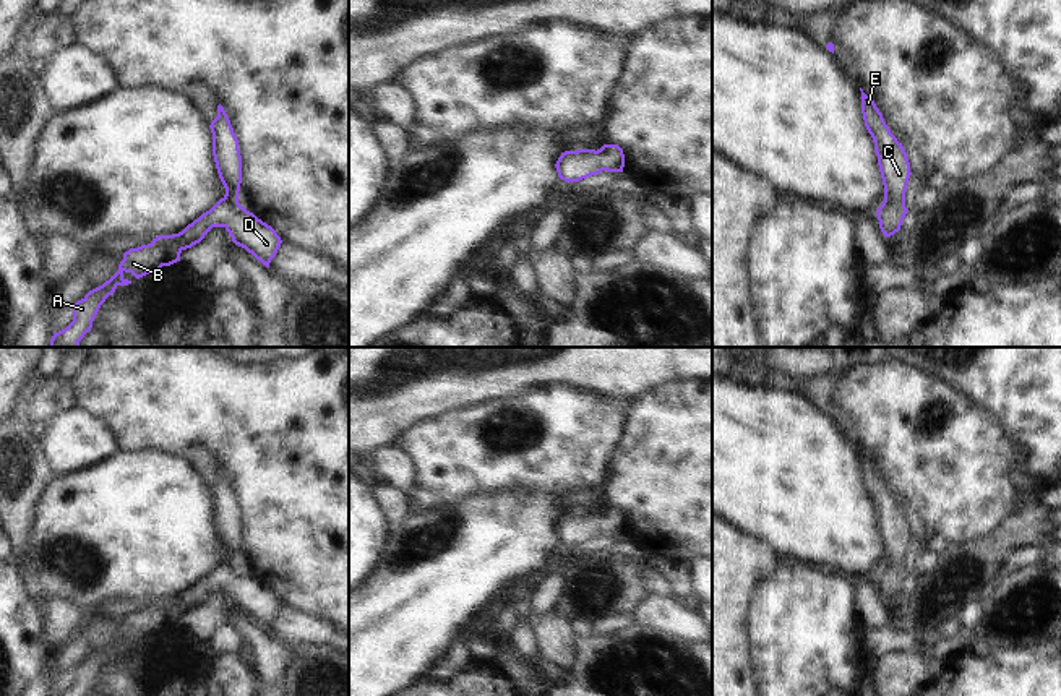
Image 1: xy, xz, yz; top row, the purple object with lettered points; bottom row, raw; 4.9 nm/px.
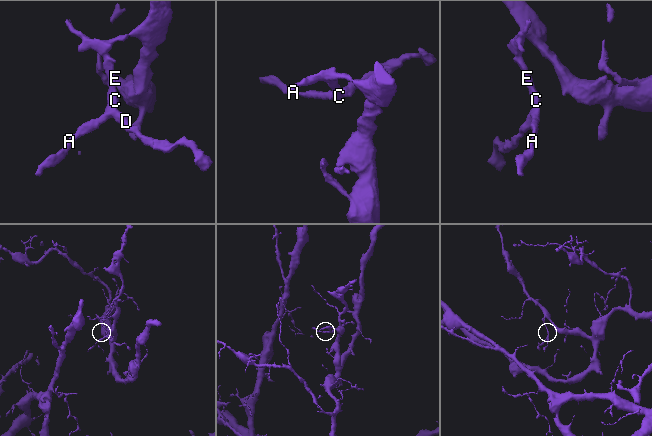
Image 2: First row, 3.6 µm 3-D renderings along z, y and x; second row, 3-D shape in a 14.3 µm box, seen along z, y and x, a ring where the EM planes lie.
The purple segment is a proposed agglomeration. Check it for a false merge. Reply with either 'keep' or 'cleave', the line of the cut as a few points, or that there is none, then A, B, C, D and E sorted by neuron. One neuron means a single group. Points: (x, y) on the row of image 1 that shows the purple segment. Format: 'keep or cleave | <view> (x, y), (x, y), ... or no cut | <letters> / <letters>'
keep | no cut | A B C D E

